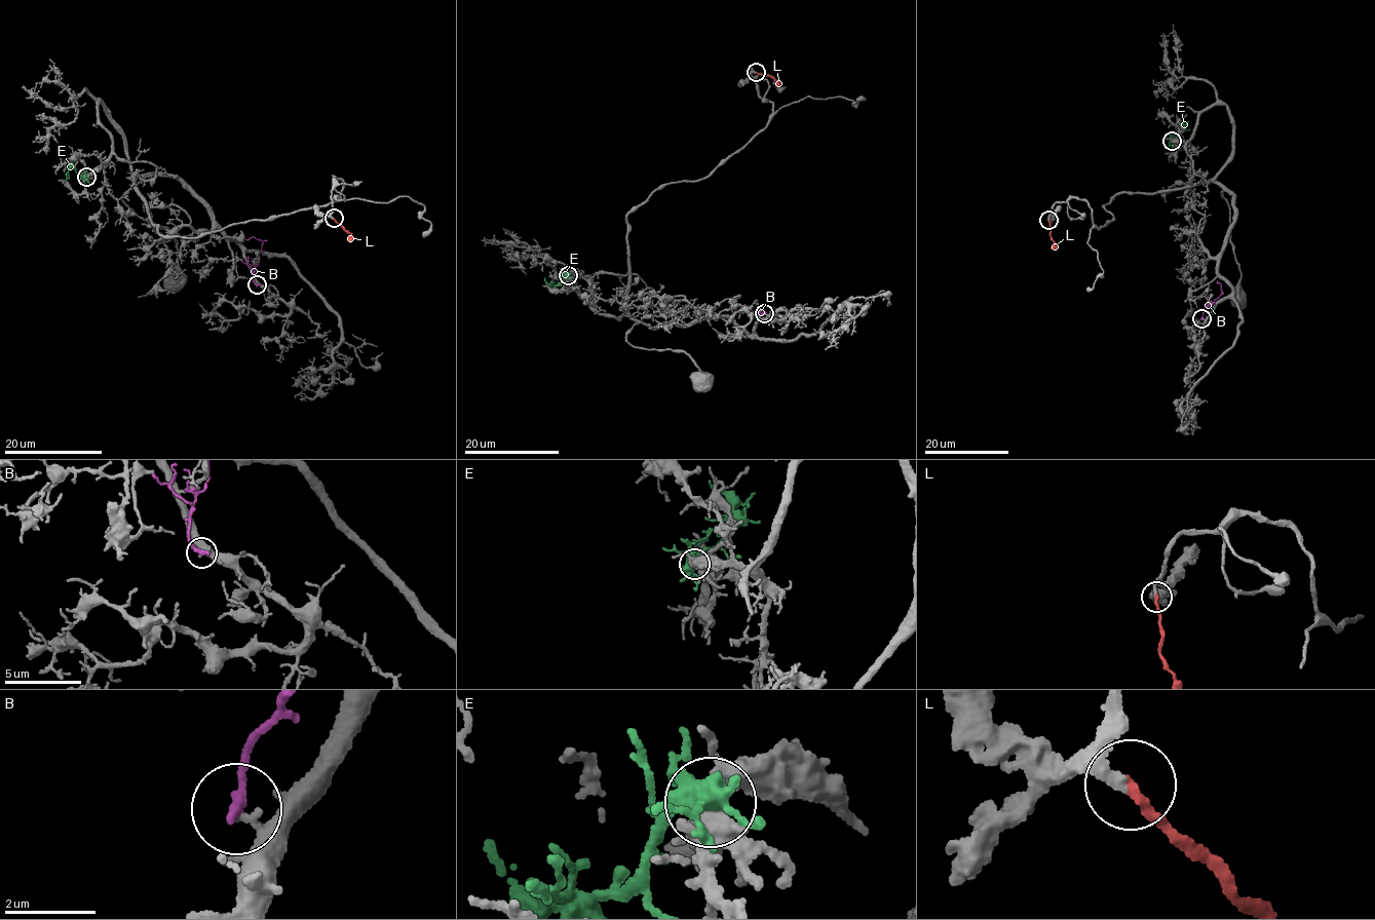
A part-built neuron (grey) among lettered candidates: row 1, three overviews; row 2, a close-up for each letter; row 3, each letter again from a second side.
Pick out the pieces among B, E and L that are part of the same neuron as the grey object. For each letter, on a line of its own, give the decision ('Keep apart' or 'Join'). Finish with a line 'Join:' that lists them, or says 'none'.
B: Keep apart
E: Keep apart
L: Join
Join: L

